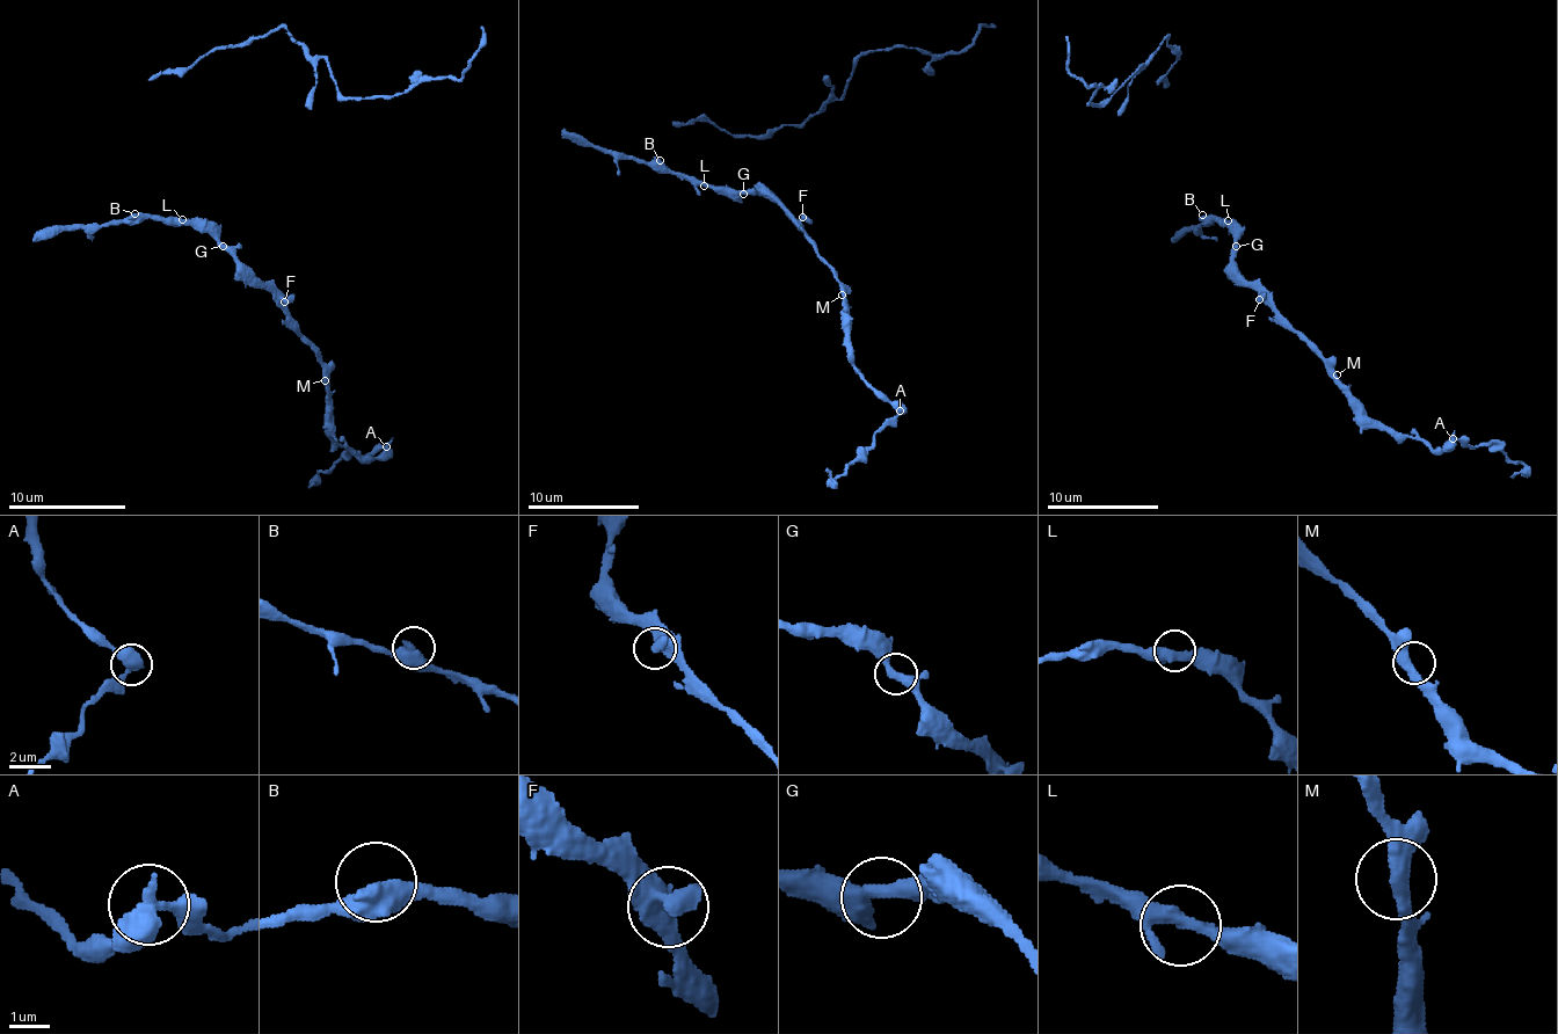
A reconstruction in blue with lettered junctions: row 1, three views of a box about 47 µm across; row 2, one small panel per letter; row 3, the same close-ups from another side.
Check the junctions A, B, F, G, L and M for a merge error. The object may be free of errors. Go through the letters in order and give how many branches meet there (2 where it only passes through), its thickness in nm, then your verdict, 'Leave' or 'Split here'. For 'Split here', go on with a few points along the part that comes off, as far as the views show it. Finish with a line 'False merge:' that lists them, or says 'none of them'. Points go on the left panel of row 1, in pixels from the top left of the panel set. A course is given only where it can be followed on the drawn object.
A: Branches: 2. Thickness 440 nm. Split here. Course of the part to remove: (386, 448), (363, 456), (348, 450), (307, 486)
B: Branches: 2. Thickness 440 nm. Leave
F: Branches: 2. Thickness 400 nm. Leave
G: Branches: 3. Thickness 300 nm. Leave
L: Branches: 3. Thickness 340 nm. Leave
M: Branches: 2. Thickness 400 nm. Leave
False merge: A

